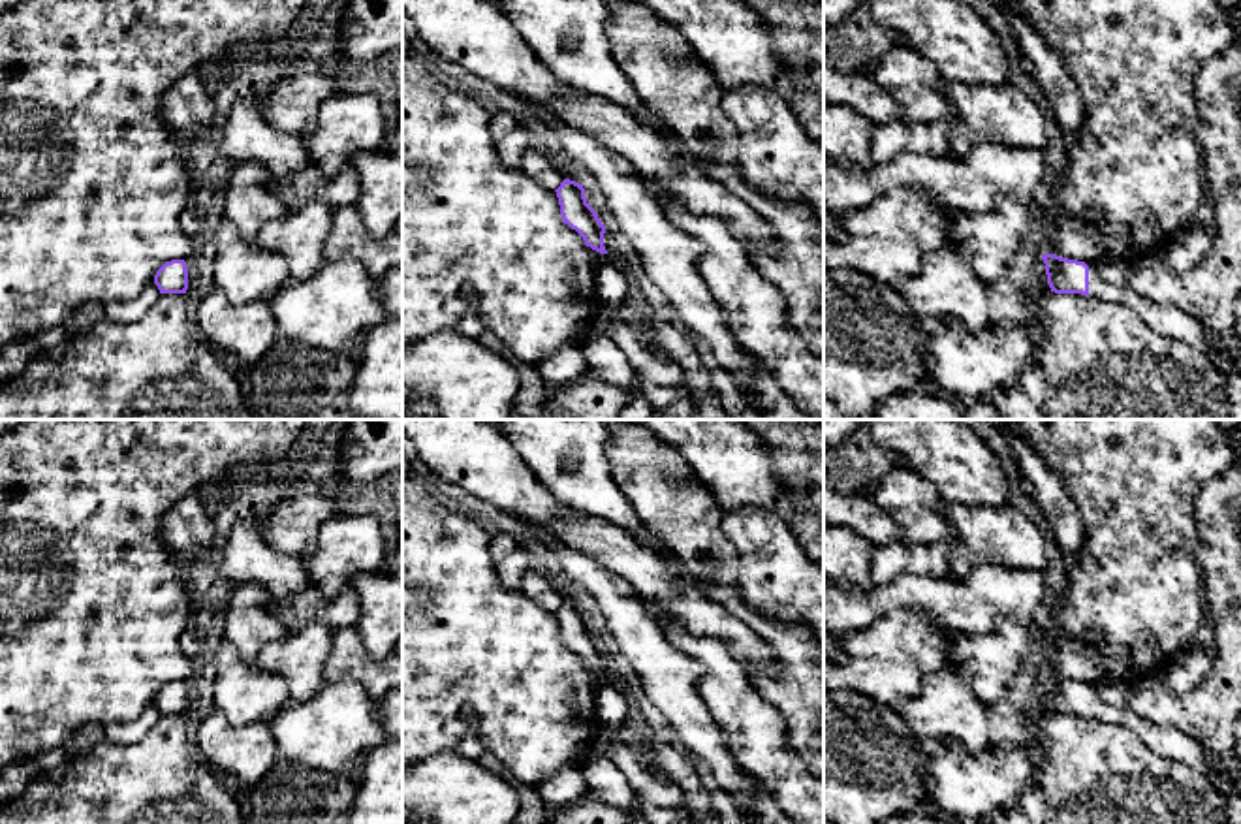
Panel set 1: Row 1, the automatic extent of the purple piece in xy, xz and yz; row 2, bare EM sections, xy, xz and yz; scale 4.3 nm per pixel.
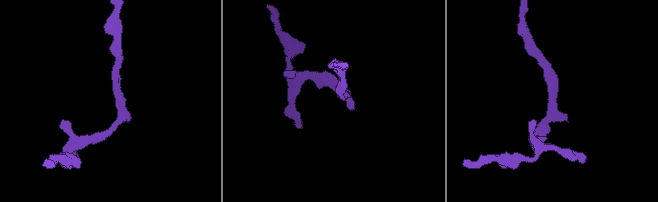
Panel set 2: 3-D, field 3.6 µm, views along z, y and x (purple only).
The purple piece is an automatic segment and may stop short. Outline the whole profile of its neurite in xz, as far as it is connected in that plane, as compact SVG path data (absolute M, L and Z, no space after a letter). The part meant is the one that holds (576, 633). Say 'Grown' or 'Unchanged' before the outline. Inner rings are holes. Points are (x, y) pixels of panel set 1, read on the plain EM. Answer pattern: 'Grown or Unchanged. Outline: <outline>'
Unchanged. Outline: M564 600L555 613L564 645L575 651L587 668L600 675L607 675L604 668L605 647L596 632L587 625L583 606Z

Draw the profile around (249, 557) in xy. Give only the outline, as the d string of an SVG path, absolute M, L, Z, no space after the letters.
M254 521L231 529L218 570L237 585L256 583L290 604L312 594L305 559L275 549Z

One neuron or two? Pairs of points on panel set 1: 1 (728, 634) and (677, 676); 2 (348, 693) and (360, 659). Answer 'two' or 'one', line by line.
1: two
2: two

